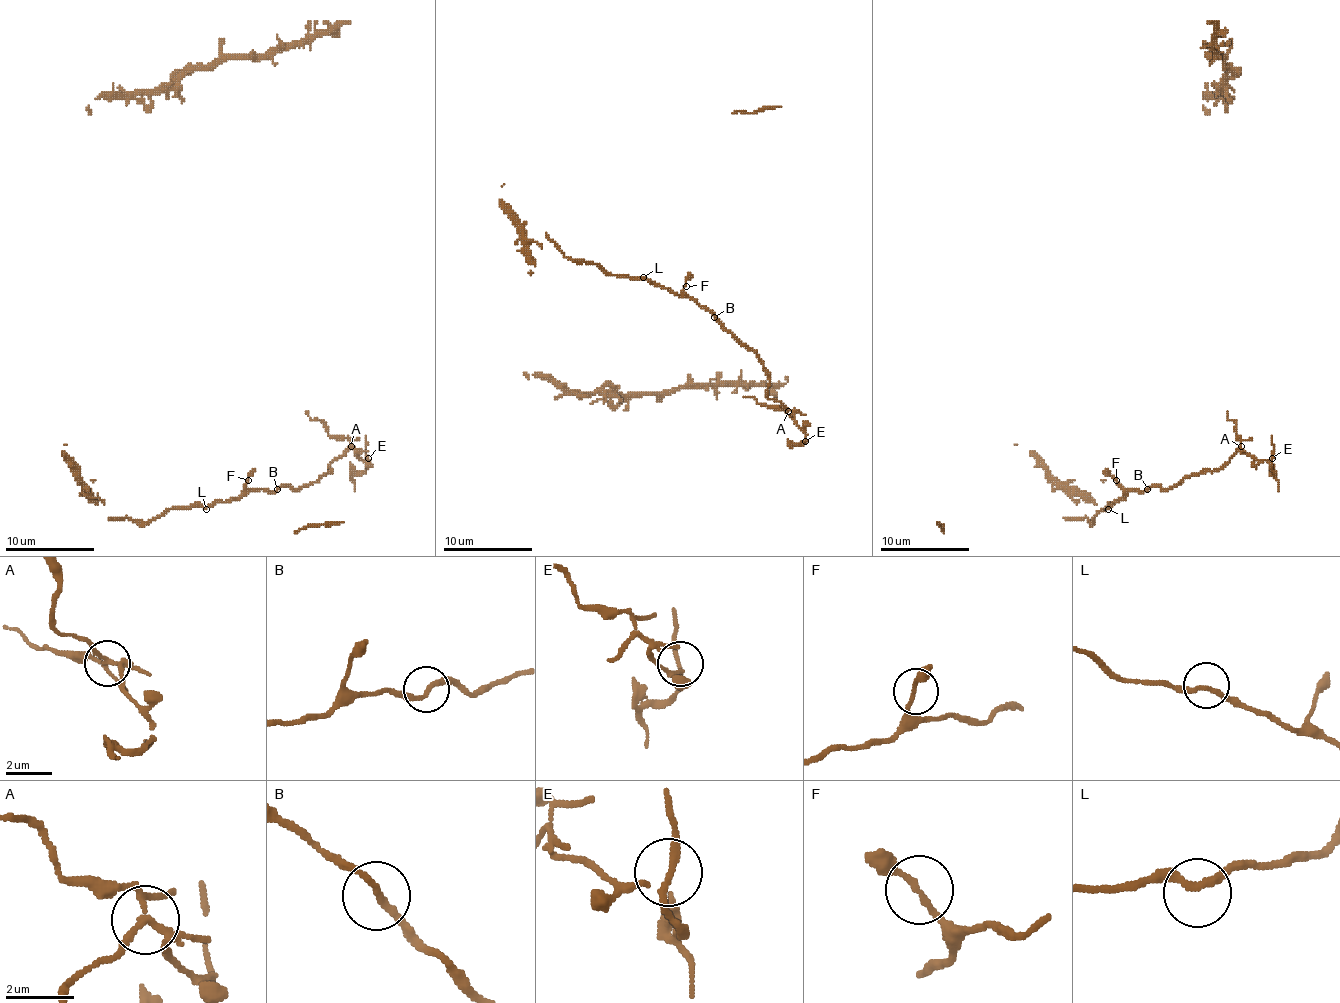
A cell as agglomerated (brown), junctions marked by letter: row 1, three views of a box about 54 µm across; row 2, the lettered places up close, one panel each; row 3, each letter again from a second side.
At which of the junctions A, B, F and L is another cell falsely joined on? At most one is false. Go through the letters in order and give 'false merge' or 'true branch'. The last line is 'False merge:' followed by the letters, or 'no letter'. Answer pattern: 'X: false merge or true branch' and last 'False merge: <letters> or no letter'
A: false merge
B: true branch
F: true branch
L: true branch
False merge: A

